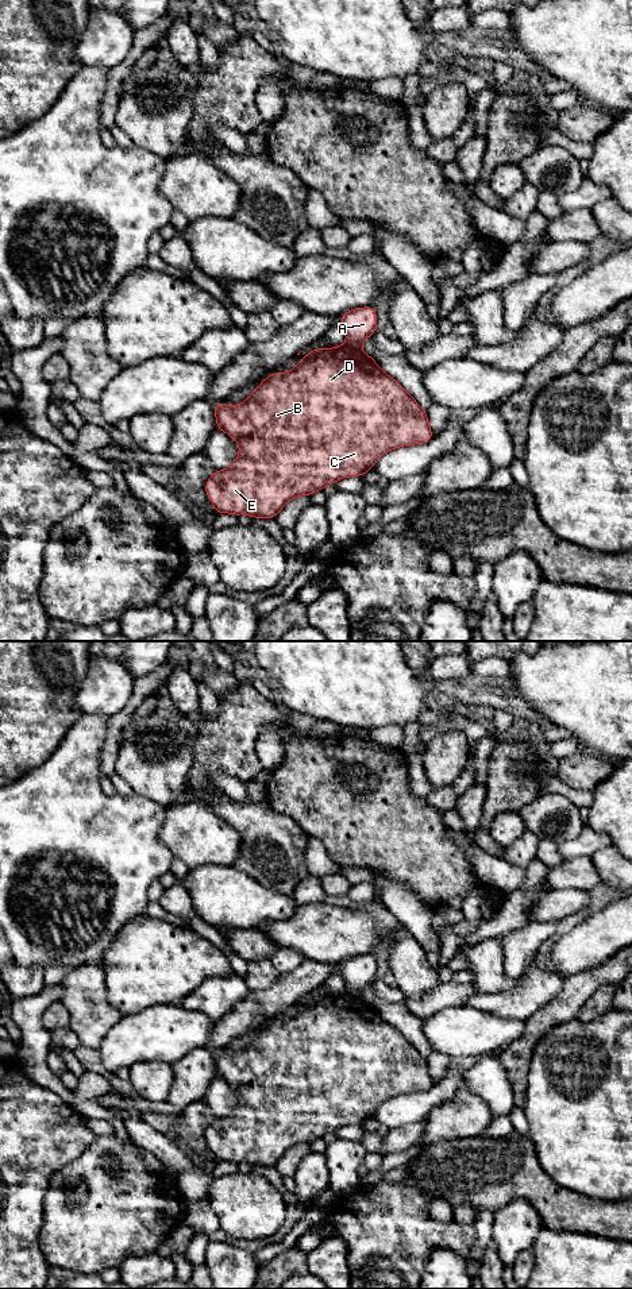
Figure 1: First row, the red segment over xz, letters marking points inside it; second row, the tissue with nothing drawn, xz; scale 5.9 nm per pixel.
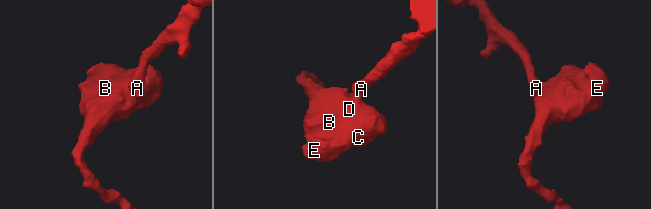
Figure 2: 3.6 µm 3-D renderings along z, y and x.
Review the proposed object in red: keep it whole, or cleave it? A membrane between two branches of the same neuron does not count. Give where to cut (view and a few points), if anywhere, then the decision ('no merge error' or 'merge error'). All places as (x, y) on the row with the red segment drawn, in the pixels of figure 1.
cut in xz along (345, 343), (359, 350); merge error

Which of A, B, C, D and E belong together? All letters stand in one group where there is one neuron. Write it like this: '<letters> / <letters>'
A / B C D E

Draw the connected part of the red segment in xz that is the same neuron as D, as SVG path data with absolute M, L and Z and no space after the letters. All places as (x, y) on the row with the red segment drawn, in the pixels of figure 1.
M346 344L315 348L286 373L273 373L239 405L215 404L217 429L239 444L238 458L205 482L205 494L216 513L275 518L293 498L312 495L342 478L363 476L388 451L425 444L433 433L427 410L377 362Z

